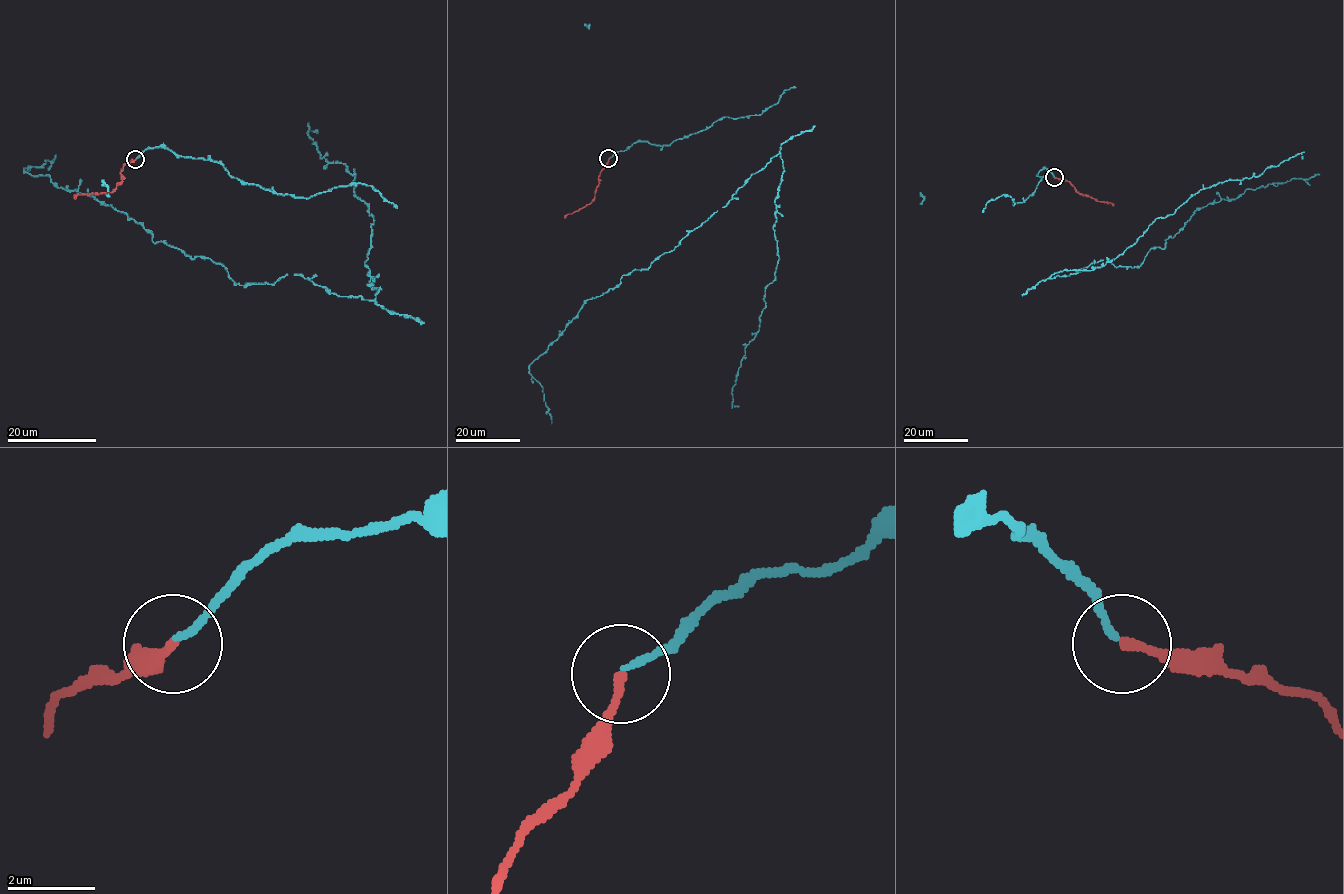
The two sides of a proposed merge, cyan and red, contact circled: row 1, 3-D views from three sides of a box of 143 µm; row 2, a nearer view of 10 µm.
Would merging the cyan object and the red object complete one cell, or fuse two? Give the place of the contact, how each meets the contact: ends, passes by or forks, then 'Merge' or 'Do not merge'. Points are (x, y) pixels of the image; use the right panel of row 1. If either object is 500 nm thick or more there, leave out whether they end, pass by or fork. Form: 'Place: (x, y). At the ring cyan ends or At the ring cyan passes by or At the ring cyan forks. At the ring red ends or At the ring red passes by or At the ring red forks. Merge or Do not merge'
Place: (1054, 177). At the ring cyan ends. At the ring red ends. Merge

